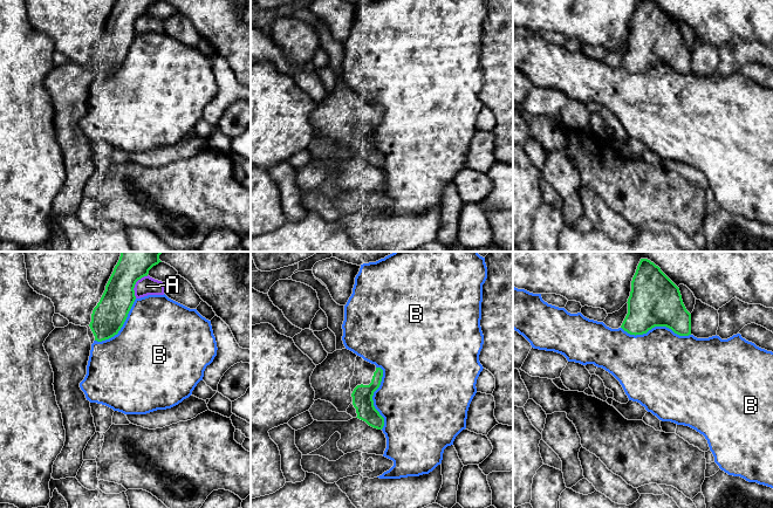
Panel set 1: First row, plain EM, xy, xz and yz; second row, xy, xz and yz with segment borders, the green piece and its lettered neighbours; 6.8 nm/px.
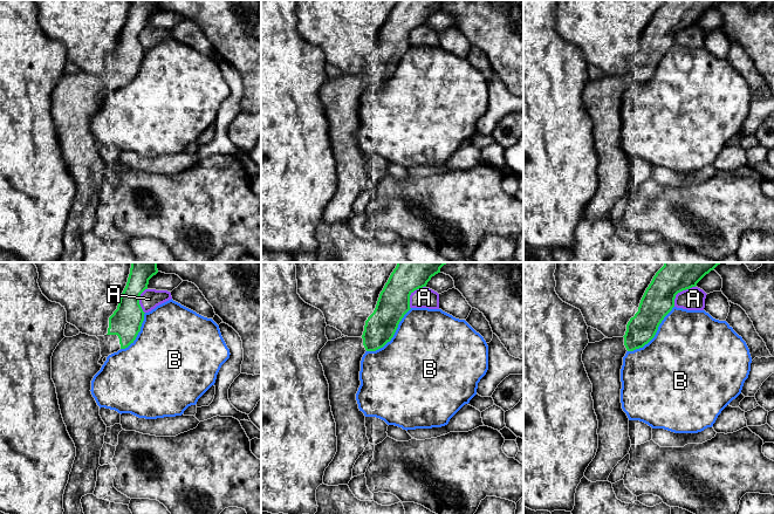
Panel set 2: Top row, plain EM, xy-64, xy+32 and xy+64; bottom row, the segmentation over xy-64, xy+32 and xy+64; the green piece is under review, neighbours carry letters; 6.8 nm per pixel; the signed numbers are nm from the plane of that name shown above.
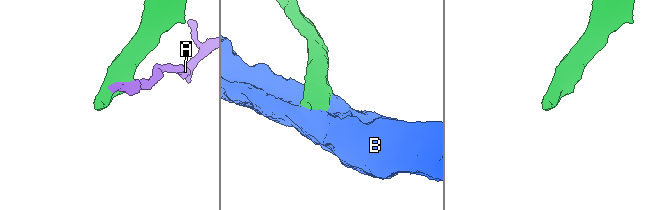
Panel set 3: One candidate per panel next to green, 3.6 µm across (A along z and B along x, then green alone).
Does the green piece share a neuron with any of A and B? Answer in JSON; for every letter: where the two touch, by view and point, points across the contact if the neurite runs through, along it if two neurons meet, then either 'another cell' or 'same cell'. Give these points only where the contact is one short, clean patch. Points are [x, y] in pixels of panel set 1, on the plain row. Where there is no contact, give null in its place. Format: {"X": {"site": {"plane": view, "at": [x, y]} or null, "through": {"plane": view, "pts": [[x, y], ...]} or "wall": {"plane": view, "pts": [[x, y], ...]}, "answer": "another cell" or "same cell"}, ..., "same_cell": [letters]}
{"A": {"site": {"plane": "xy", "at": [135, 21]}, "answer": "another cell"}, "B": {"site": {"plane": "yz", "at": [656, 63]}, "answer": "another cell"}, "same_cell": []}

